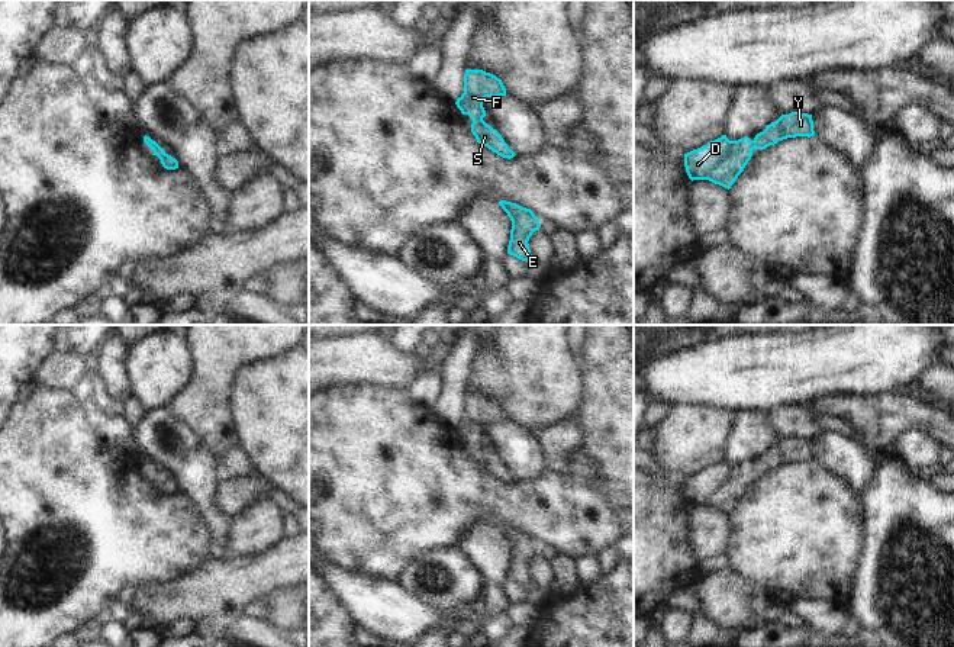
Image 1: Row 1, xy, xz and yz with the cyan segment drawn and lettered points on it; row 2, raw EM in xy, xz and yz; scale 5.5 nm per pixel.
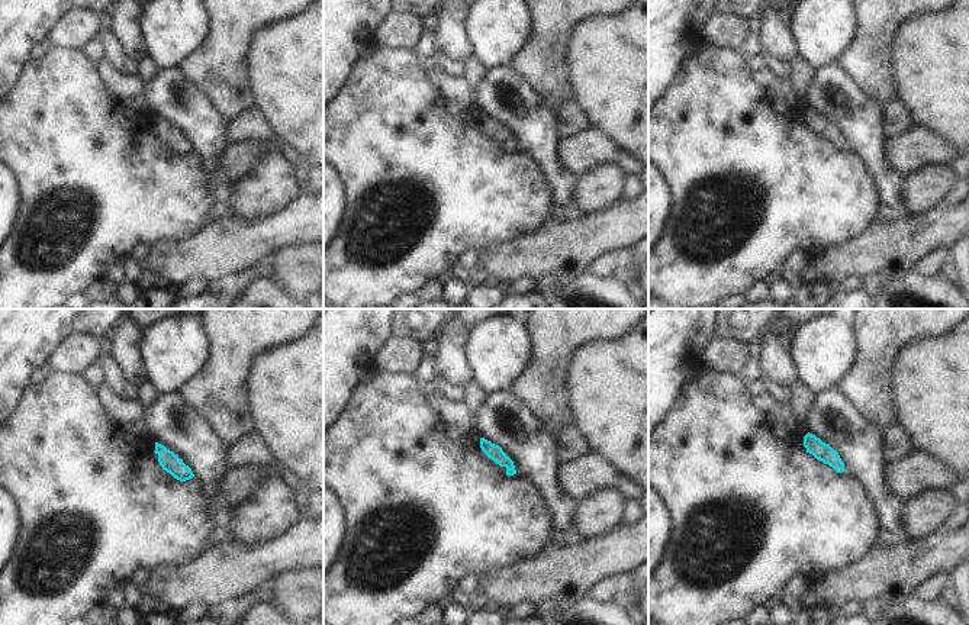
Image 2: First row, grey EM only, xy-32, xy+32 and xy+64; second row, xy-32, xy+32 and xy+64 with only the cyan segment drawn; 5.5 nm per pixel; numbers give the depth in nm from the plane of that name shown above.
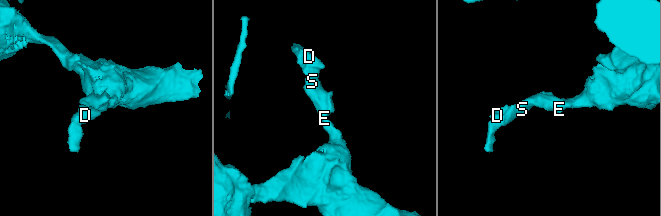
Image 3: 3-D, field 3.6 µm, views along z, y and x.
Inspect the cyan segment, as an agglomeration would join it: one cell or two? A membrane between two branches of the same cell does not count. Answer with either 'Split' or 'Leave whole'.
Leave whole

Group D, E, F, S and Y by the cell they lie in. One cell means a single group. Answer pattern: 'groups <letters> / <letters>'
groups D E F S Y

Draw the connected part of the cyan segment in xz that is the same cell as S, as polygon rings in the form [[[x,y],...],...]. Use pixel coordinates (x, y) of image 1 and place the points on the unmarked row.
[[[465,395],[464,418],[457,424],[455,429],[463,440],[468,440],[473,444],[471,457],[477,467],[510,485],[516,479],[507,471],[502,460],[483,445],[486,441],[483,425],[500,421],[506,421],[506,413],[500,403],[483,395]]]

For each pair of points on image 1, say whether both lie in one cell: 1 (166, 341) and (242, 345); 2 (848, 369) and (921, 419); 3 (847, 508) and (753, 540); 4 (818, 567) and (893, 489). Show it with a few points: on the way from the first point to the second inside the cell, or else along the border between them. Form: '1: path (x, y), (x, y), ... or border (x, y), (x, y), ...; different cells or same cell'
1: border (187, 345), (193, 359), (192, 379); different cells
2: border (912, 389), (886, 390), (873, 395), (848, 393); different cells
3: path (824, 515), (776, 540); same cell
4: border (859, 498), (863, 520), (860, 553); different cells

